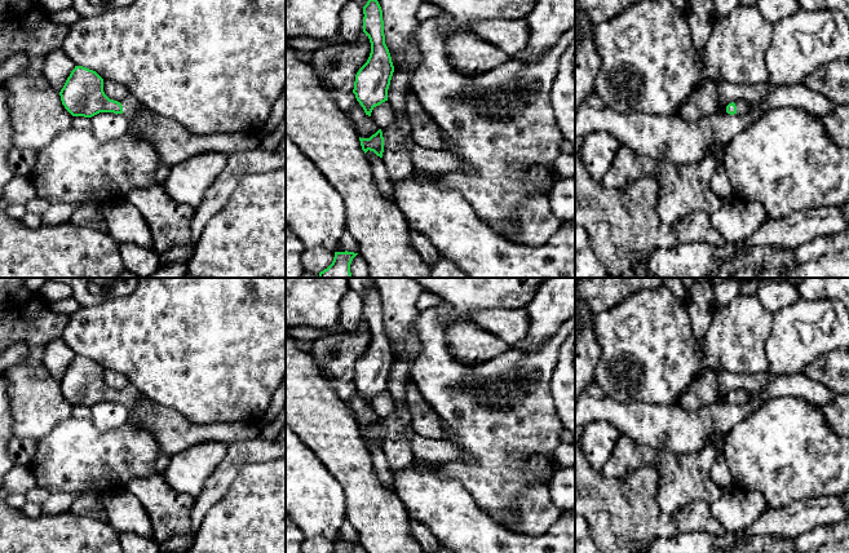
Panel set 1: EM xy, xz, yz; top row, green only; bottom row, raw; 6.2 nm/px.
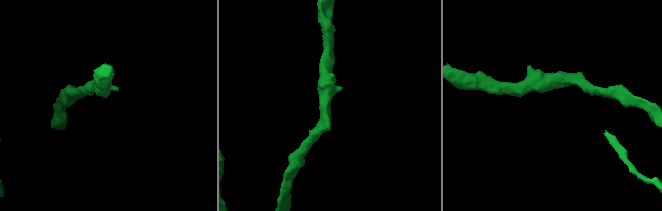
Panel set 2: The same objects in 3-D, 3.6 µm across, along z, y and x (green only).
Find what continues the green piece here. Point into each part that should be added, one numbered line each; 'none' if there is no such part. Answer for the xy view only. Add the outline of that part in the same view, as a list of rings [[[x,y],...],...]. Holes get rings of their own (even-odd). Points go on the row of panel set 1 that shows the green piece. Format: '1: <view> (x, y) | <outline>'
1: xy (131, 106) | [[[132,96],[127,97],[120,103],[123,106],[123,115],[125,116],[125,119],[132,121],[136,114],[140,111],[141,103]]]

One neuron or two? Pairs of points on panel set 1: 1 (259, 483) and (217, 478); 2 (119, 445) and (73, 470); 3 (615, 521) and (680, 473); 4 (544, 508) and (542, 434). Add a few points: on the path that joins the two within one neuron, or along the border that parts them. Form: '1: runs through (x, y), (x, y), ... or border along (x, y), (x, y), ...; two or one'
1: border along (259, 464), (246, 464), (229, 489), (213, 504); two
2: runs through (107, 456), (105, 459), (84, 459); one
3: border along (635, 469), (655, 469), (657, 505), (673, 516); two
4: border along (547, 486), (526, 489), (518, 496), (517, 503); two

